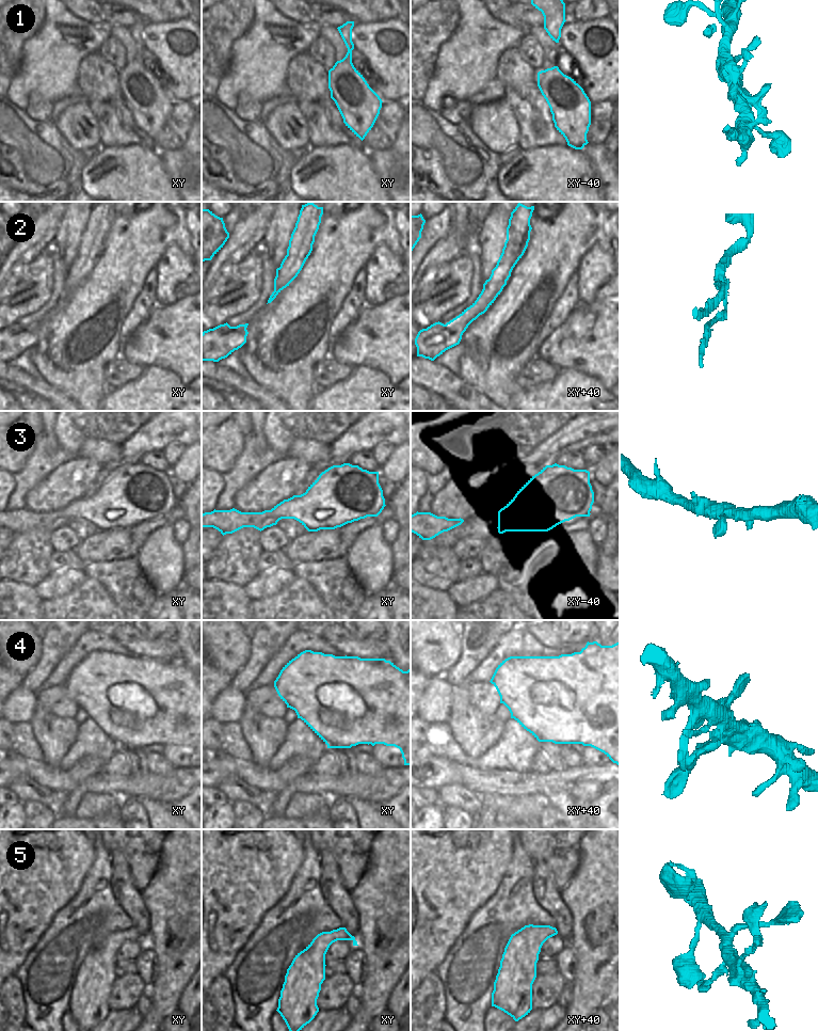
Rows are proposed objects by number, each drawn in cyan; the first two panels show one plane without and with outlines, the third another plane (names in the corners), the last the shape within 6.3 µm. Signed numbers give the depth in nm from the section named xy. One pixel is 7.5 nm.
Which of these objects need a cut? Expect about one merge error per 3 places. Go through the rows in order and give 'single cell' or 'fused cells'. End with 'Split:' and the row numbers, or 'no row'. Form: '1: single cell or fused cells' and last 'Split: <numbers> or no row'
1: single cell
2: fused cells
3: single cell
4: single cell
5: single cell
Split: 2

